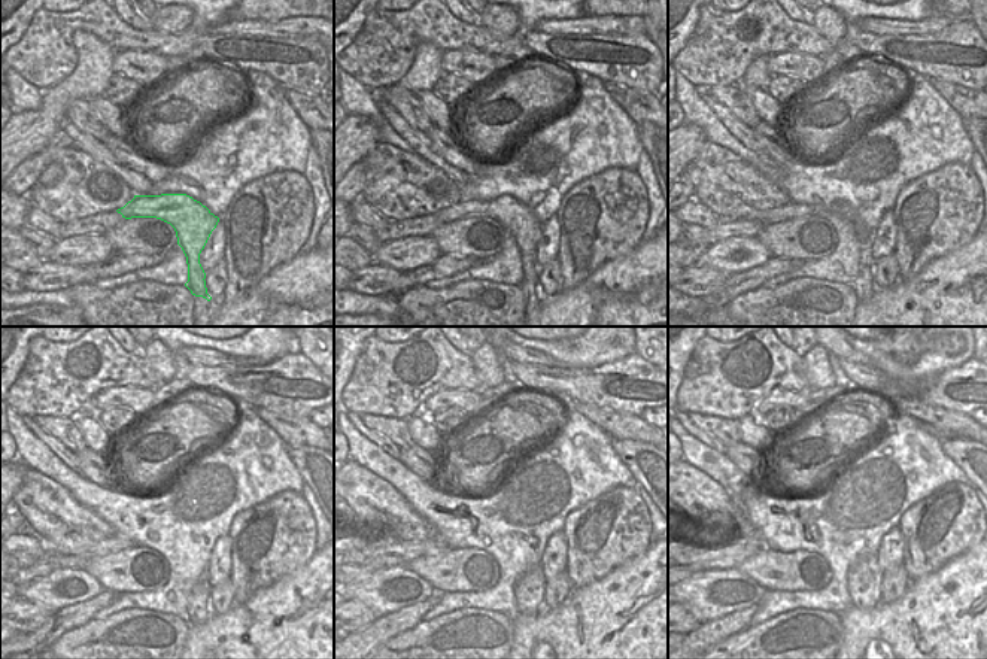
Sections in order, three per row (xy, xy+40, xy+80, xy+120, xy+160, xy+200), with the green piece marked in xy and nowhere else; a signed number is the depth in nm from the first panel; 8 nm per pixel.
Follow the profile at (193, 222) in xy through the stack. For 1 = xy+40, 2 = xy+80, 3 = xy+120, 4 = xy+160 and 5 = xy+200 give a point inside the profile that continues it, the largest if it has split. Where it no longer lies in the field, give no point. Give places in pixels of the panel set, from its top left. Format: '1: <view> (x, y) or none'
1: xy+40 (519, 219)
2: xy+80 (792, 210)
3: xy+120 (114, 544)
4: xy+160 (383, 555)
5: xy+200 (731, 555)

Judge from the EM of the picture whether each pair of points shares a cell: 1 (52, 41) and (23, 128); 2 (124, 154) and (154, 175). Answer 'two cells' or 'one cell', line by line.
1: two cells
2: one cell

